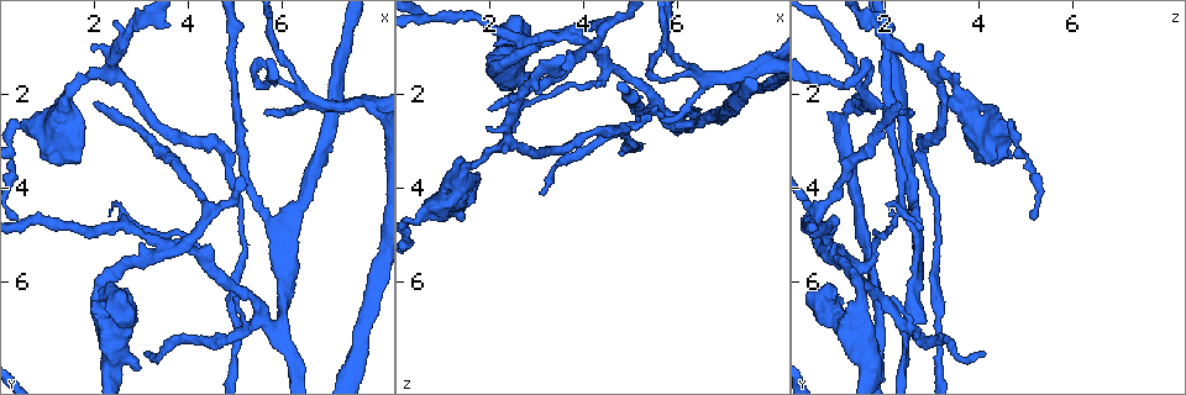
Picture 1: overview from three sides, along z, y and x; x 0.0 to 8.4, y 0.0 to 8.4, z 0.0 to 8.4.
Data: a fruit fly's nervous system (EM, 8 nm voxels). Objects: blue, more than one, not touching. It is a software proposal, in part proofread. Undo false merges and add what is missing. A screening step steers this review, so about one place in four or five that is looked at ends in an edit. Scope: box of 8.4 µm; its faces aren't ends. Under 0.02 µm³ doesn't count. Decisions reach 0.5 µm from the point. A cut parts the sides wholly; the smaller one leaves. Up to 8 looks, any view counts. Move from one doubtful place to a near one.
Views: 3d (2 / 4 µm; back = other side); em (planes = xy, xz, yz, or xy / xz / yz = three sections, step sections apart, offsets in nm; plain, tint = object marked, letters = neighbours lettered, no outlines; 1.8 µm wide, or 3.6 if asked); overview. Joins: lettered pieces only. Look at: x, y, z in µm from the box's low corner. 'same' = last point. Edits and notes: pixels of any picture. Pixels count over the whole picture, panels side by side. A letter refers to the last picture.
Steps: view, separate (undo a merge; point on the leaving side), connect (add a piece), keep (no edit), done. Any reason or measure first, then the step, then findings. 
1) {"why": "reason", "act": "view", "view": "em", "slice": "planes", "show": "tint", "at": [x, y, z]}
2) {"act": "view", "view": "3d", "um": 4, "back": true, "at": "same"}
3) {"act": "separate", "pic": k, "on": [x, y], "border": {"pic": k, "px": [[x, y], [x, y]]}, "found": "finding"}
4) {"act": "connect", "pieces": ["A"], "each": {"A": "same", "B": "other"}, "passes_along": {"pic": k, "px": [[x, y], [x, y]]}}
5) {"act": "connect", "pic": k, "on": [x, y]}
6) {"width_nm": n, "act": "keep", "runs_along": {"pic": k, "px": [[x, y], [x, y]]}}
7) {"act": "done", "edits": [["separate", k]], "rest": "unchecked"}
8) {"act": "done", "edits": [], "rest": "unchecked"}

{"act": "view", "view": "3d", "um": 4, "at": [2.15, 6.80, 1.35]}

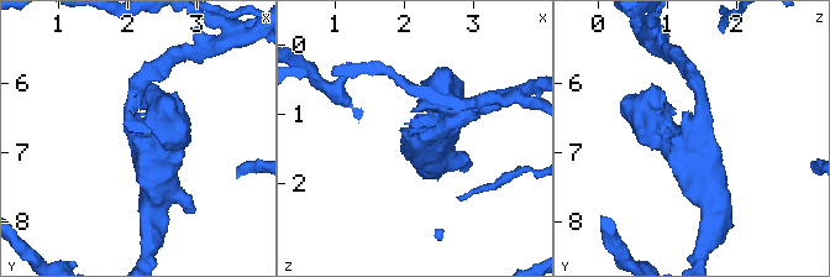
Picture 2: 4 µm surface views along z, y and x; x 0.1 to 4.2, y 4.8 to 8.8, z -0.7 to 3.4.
{"arms": 3, "arm_widths_nm": [200, 400, 420], "act": "view", "view": "em", "slice": "xy", "step": 4, "show": "plain", "at": [2.20, 6.75, 1.40]}

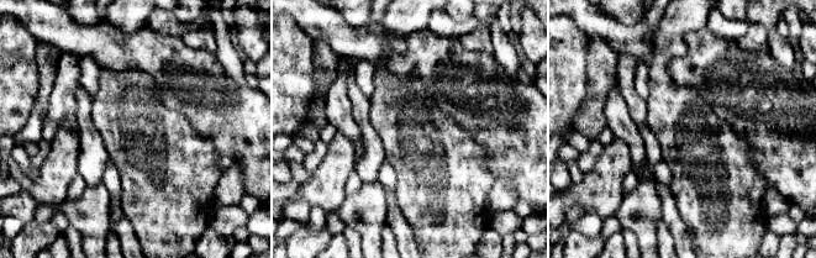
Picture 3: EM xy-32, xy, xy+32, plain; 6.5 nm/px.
{"why": "see the neighbours", "act": "view", "view": "em", "slice": "xy", "step": 4, "show": "letters", "at": "same"}

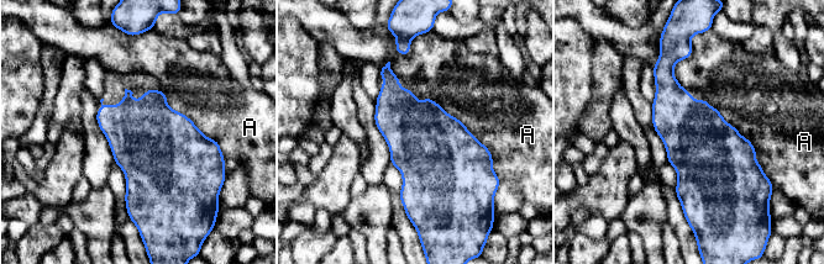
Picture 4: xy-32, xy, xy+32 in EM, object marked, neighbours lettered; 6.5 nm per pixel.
{"width_nm": 460, "act": "keep", "each": {"A": "other"}, "found": "all the same neuron"}

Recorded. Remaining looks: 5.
{"why": "branch stops here", "act": "view", "view": "3d", "um": 2, "back": true, "at": [3.60, 0.55, 1.50]}

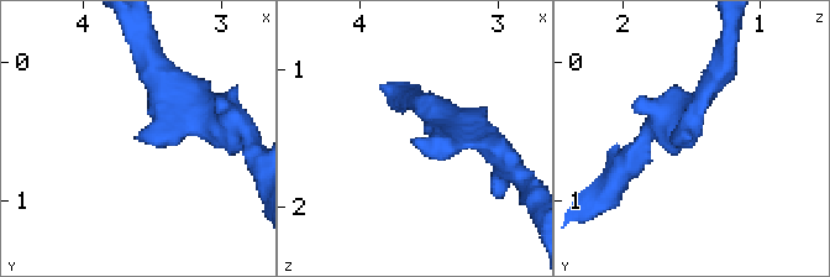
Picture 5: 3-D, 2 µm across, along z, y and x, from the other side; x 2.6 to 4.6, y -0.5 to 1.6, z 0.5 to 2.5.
{"act": "view", "view": "em", "slice": "planes", "show": "letters", "at": [3.64, 0.56, 1.50]}

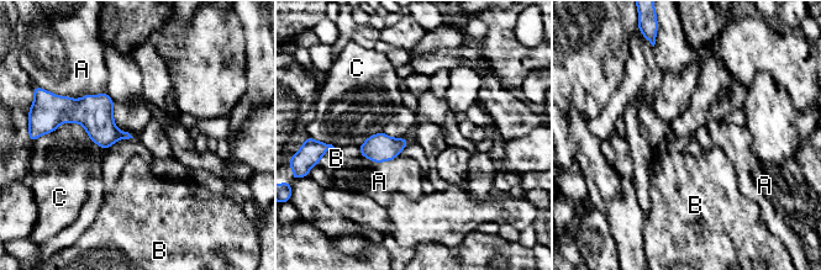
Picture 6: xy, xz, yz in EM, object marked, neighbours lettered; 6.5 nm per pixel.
{"width_nm": 90, "act": "keep", "each": {"A": "other", "B": "other", "C": "other"}, "border": {"pic": 6, "px": [[106, 91], [80, 98], [63, 96]]}, "found": "none of them fits"}

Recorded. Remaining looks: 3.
{"why": "arms part here", "act": "view", "view": "em", "slice": "planes", "show": "letters", "at": [6.40, 1.95, 1.60]}

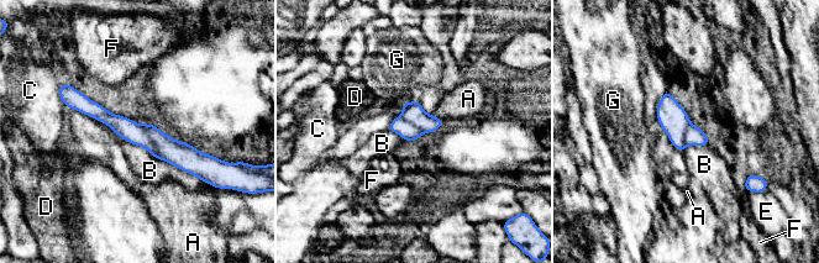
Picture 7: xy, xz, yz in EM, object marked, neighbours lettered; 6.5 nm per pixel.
{"act": "separate", "pic": 7, "on": [129, 130], "each": {"A": "other", "B": "other", "C": "other", "D": "other", "E": "other", "F": "other", "G": "other"}, "border": {"pic": 7, "px": [[140, 124], [159, 158]]}, "found": "two neurons meet here"}

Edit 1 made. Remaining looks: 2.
{"act": "done", "edits": [["separate", 7]], "rest": "unchecked"}

